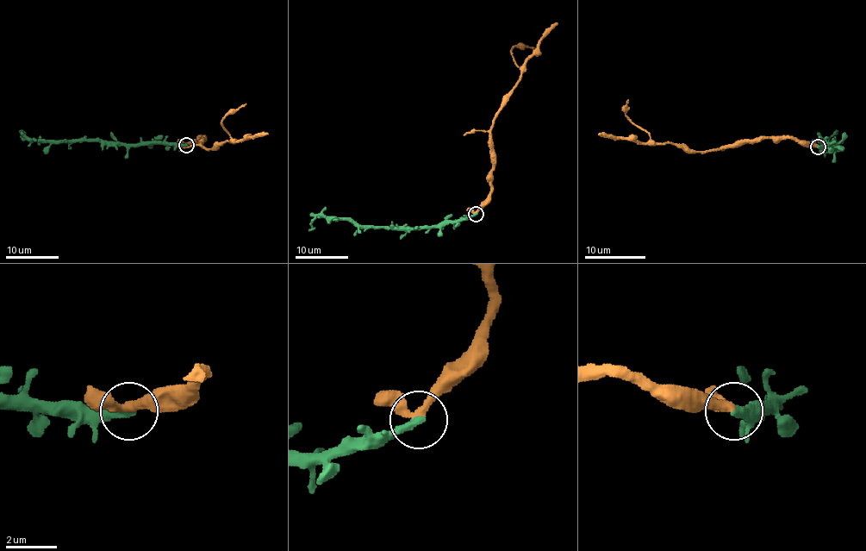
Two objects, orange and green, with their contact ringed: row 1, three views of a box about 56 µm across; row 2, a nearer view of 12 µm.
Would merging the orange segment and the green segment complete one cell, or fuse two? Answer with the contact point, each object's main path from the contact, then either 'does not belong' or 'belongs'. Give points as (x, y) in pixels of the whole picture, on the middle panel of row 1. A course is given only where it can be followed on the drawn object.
at (476, 214); orange runs (476, 214), (491, 190), (491, 129), (495, 115), (521, 72), (511, 50), (516, 46), (536, 49); green runs (476, 214), (420, 227), (355, 226), (347, 219), (318, 216), (308, 231); does not belong

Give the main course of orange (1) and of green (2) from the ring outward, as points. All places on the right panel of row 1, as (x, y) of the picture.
1: (818, 147), (791, 137), (738, 140), (704, 151), (684, 151), (671, 143), (656, 143), (626, 113), (628, 99)
2: (818, 147), (833, 147), (831, 141), (821, 141), (837, 131)

